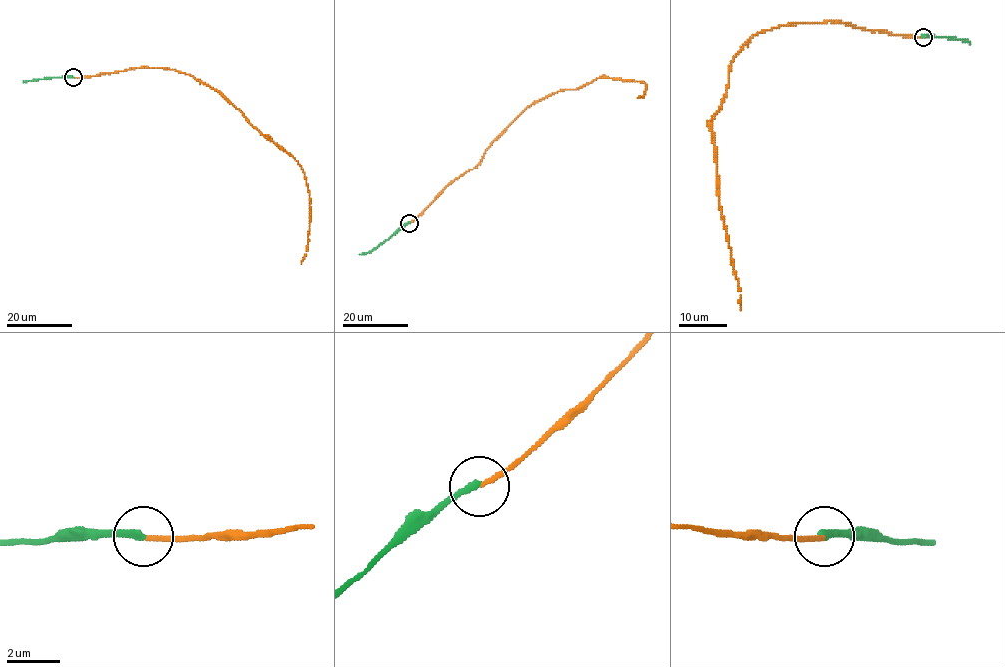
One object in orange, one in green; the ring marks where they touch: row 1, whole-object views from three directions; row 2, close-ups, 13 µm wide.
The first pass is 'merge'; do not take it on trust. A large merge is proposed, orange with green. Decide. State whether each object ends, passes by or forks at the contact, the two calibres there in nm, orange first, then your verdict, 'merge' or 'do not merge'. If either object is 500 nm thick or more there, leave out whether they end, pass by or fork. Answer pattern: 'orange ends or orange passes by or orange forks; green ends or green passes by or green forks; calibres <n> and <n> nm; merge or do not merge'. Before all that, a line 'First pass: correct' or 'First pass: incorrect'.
First pass: incorrect
orange ends; green ends; calibres 150 and 220 nm; do not merge

